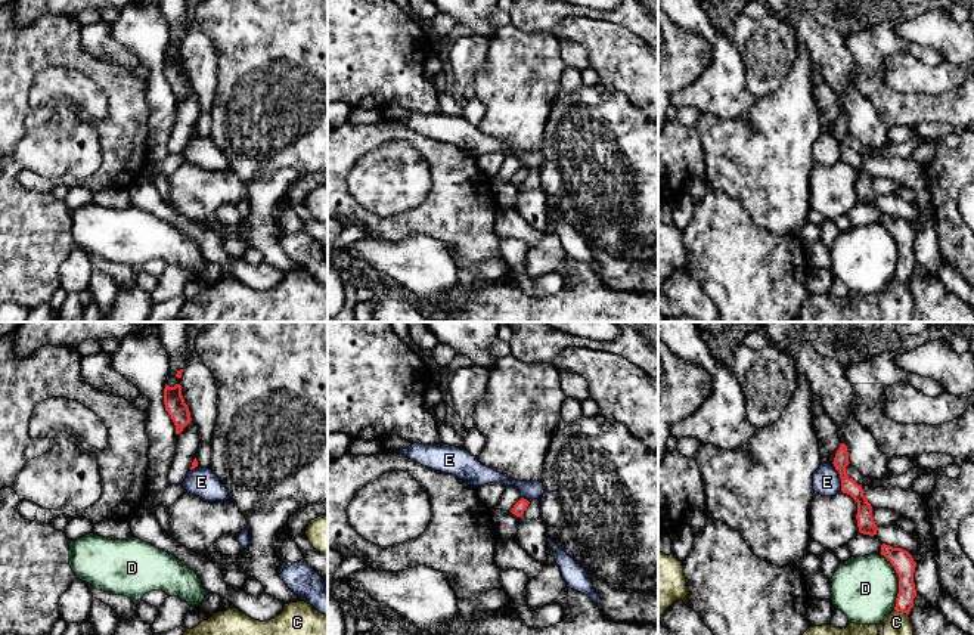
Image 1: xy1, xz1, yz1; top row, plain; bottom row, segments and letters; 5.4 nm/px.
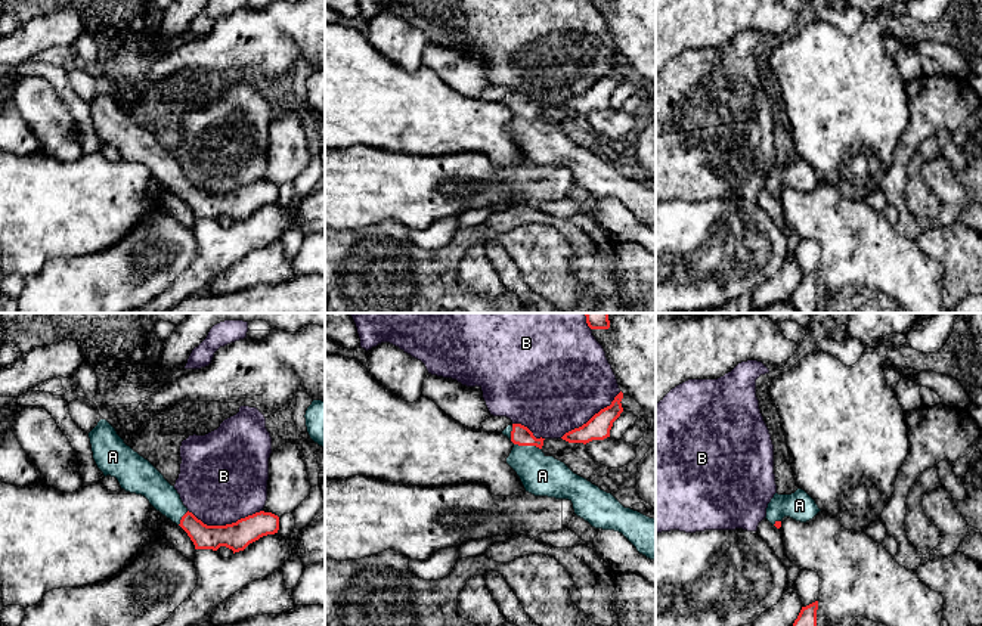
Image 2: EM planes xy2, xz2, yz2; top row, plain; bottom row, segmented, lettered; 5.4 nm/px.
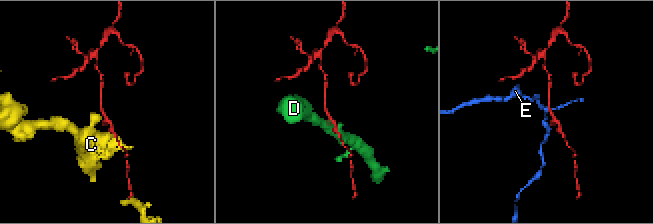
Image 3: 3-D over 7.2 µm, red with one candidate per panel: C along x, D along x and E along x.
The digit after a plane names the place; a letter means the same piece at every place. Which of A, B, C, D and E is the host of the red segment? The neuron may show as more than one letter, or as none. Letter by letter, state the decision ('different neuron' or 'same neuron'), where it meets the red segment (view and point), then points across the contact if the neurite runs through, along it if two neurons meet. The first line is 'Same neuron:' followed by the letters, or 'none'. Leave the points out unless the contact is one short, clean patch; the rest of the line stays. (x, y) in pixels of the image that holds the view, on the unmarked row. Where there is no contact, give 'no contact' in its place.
Same neuron: A
A: same neuron; contact xz2 (527, 114); way xz2 (520, 104), (527, 114), (527, 129), (542, 145)
B: different neuron; contact xy2 (226, 194)
C: different neuron; contact yz1 (902, 281); border yz1 (895, 278), (908, 284)
D: different neuron; contact yz1 (899, 250)
E: different neuron; contact yz1 (840, 146); border yz1 (833, 132), (838, 142), (841, 160)

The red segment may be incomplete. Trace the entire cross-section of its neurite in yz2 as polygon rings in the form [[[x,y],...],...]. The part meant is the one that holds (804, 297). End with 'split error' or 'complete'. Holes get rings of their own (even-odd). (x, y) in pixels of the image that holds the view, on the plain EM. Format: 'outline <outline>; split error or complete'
outline [[[818,270],[802,276],[792,297],[792,303],[794,304],[797,313],[817,312],[817,279]]]; complete

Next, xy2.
outline [[[106,89],[97,92],[89,108],[93,128],[103,145],[115,146],[126,161],[145,165],[157,180],[188,202],[195,219],[217,220],[226,216],[235,223],[279,199],[279,186],[264,180],[232,193],[207,195],[188,180],[174,155],[148,128],[127,115]]]; split error

